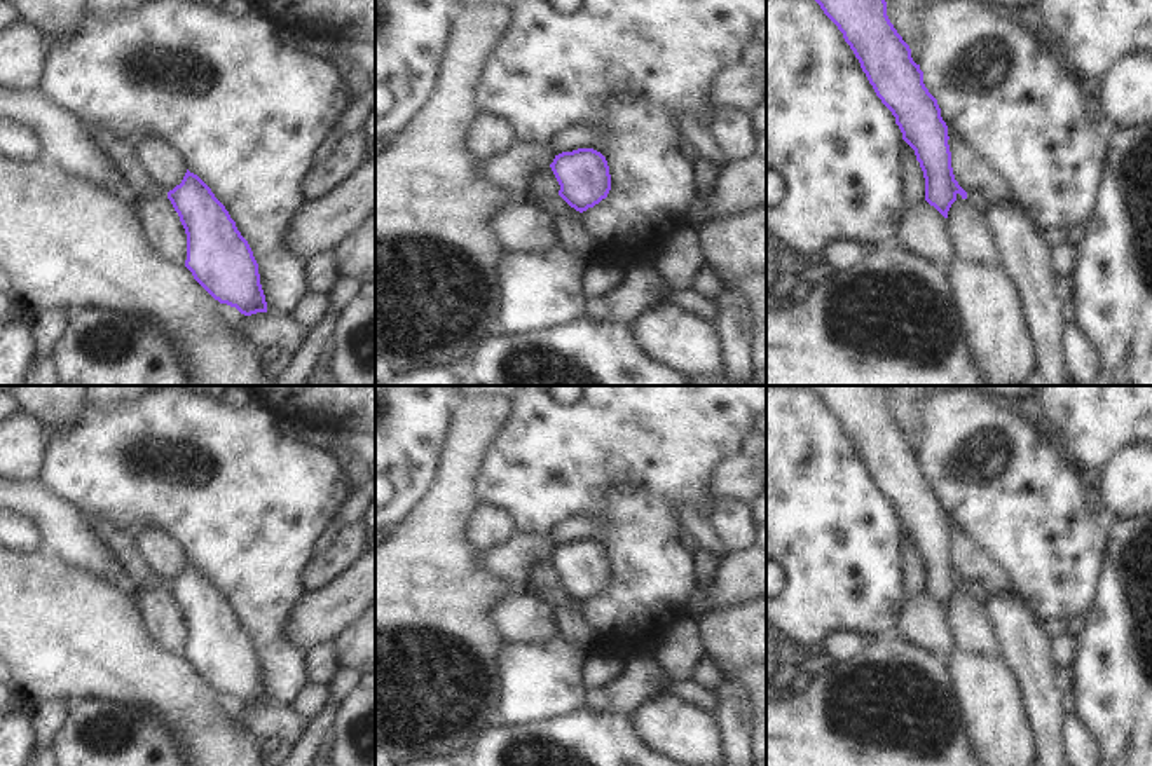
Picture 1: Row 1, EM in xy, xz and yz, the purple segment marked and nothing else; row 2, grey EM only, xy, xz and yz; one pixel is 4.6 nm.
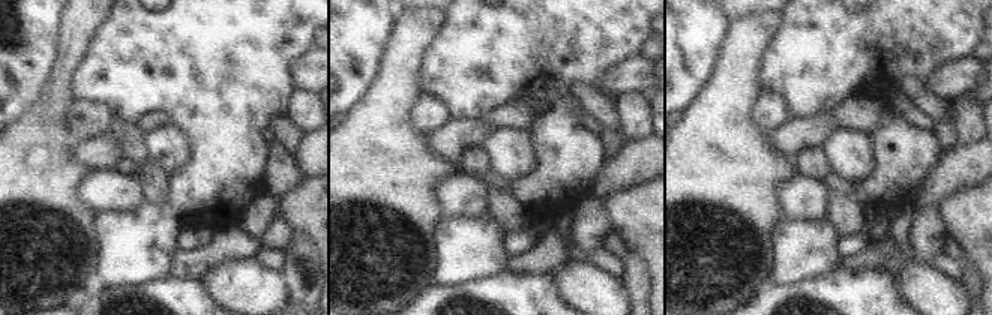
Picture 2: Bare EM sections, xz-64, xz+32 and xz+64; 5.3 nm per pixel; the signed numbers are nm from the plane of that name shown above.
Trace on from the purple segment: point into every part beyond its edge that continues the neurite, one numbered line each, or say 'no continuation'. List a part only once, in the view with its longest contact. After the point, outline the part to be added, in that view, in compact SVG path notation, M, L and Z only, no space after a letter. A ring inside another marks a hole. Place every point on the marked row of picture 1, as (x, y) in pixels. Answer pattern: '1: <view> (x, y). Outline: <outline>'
no continuation

